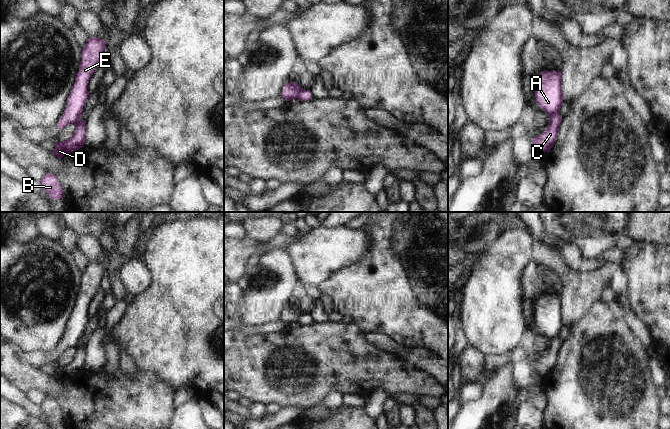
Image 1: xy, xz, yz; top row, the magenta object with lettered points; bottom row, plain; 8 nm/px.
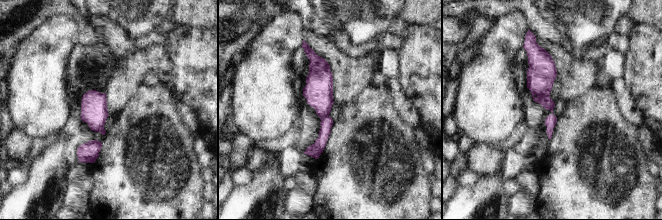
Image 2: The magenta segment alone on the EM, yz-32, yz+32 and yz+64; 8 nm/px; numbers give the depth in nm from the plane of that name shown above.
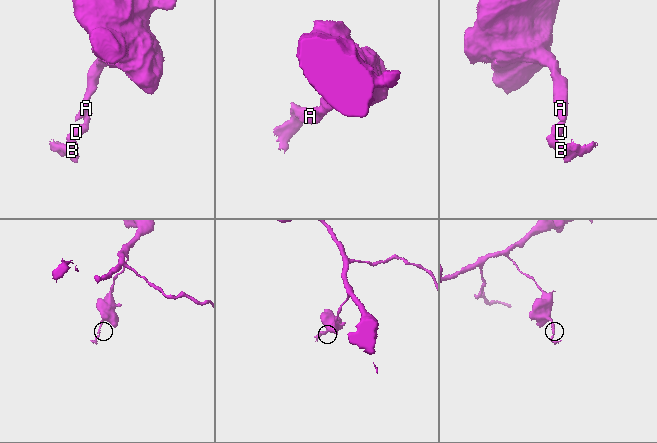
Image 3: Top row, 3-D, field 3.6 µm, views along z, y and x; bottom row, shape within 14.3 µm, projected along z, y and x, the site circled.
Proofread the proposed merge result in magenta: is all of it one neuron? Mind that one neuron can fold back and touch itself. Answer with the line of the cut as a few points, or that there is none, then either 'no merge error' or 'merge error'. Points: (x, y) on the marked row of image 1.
cut yz (558, 112), (549, 121); merge error

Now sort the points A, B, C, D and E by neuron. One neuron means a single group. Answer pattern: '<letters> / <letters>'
A E / B C D

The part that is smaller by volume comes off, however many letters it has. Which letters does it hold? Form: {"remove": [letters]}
{"remove": ["B", "C", "D"]}

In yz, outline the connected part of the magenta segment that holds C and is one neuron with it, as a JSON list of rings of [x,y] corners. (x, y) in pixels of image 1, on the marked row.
[[[560,113],[553,115],[549,125],[541,135],[533,138],[532,145],[536,150],[549,152],[552,148],[561,125],[562,117]]]

